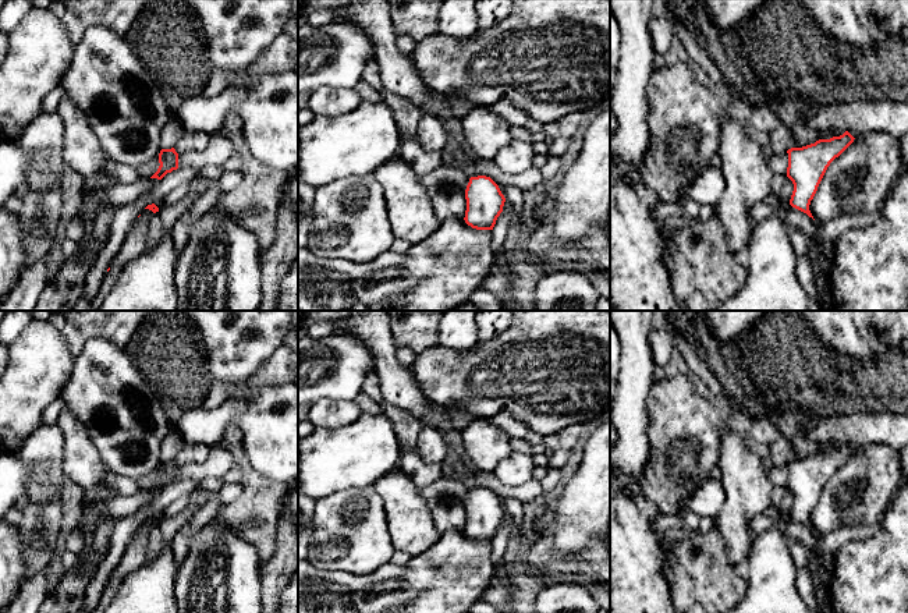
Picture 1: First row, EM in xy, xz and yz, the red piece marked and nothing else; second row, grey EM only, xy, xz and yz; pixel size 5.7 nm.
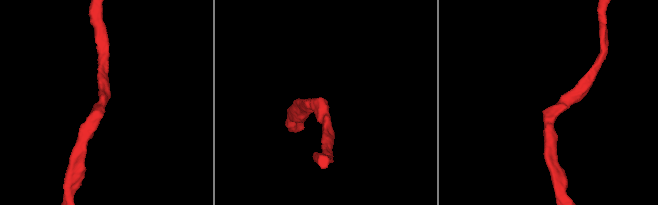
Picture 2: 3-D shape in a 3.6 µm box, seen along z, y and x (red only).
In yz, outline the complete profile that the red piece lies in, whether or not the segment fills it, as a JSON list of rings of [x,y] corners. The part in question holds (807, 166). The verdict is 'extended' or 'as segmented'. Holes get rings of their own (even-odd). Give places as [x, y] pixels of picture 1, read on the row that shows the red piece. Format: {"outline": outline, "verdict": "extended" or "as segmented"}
{"outline": [[[845,131],[840,137],[819,139],[815,143],[791,148],[788,153],[787,177],[794,184],[790,205],[813,219],[809,205],[830,166],[852,142],[854,137]]], "verdict": "as segmented"}

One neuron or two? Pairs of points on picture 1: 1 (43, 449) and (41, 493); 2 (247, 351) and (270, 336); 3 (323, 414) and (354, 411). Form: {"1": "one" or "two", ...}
{"1": "one", "2": "one", "3": "one"}

